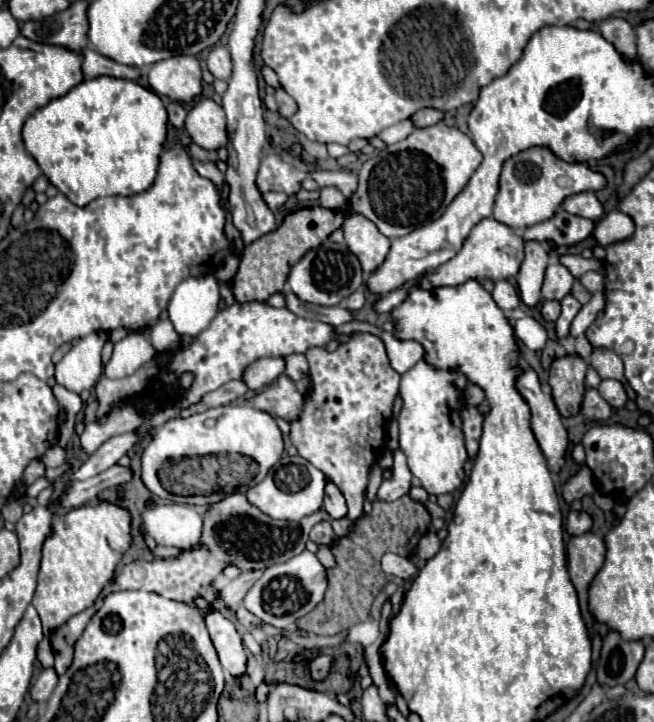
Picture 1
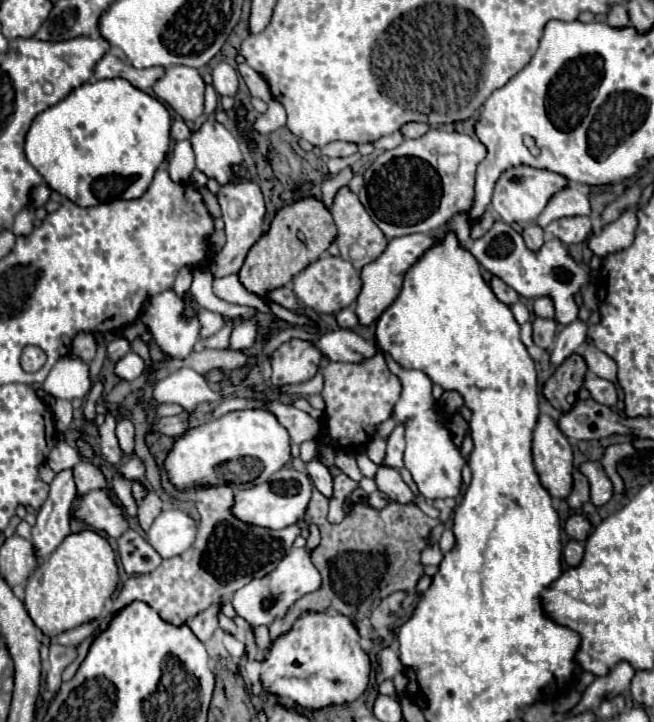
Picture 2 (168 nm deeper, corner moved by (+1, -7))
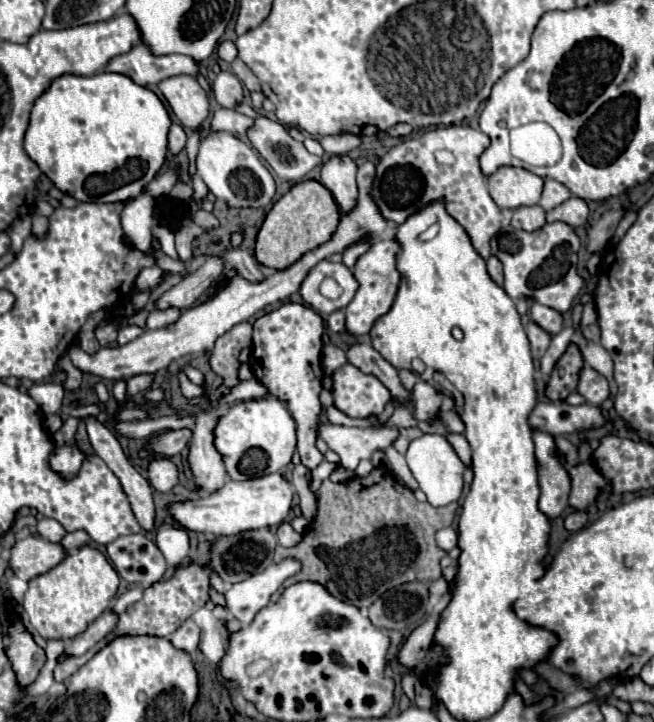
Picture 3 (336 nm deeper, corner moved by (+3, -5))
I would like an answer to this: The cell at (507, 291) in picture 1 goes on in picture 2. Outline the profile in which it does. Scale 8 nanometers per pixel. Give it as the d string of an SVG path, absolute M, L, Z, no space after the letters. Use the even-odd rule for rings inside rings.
M492 277L492 281L490 281L490 287L492 287L492 291L494 291L494 295L502 301L502 303L506 303L506 305L512 305L512 303L516 303L518 301L518 293L512 289L512 287L508 287L502 279L498 279L498 277Z

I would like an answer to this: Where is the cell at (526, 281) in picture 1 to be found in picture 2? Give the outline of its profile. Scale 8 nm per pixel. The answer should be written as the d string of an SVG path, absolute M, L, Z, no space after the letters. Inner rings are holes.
M530 223L530 225L526 225L522 229L522 237L524 237L526 245L532 251L538 251L542 247L542 243L544 243L544 229L540 225L536 225L536 223Z

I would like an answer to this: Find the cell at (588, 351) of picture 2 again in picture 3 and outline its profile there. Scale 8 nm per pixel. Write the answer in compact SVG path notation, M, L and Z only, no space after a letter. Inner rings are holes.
M576 329L572 341L580 347L580 353L582 353L586 365L590 365L592 369L596 369L598 373L602 373L606 377L609 383L610 394L611 396L615 396L618 386L613 377L614 363L612 357L610 357L610 353L602 345L584 339L584 335L582 335L580 329Z

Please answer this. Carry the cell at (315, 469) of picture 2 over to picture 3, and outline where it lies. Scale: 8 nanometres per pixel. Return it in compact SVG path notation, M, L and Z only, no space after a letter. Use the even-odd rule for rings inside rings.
M286 303L280 309L260 317L254 323L254 341L252 341L252 357L250 367L260 383L264 383L270 391L270 397L276 397L286 403L298 433L298 453L302 465L308 469L316 469L324 459L316 449L316 433L314 425L318 425L318 415L322 413L322 405L318 401L318 393L322 389L322 317L300 303Z

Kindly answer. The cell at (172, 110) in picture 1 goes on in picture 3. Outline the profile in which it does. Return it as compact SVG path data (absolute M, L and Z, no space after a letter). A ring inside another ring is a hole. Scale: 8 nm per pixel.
M174 123L170 127L170 133L168 133L168 147L180 151L180 149L184 149L184 145L186 145L186 133L184 133L182 125Z

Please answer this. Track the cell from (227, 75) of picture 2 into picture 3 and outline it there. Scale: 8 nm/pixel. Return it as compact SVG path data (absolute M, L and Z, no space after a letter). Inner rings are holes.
M220 71L216 75L216 79L212 83L212 91L214 91L216 101L222 107L228 107L228 109L232 109L234 105L242 103L242 99L244 99L244 95L242 95L242 83L230 71Z

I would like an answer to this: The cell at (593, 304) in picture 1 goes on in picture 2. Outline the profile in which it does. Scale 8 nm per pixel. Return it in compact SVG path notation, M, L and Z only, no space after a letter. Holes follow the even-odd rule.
M576 319L570 325L566 325L560 335L556 337L554 349L550 351L550 365L558 367L568 355L572 355L584 341L586 341L586 323Z

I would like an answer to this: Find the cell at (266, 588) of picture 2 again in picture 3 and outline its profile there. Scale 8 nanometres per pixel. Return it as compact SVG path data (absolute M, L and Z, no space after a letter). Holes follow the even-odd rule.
M286 557L280 563L272 563L266 571L232 585L226 591L226 607L228 611L246 627L254 621L256 613L270 603L270 597L278 591L278 587L288 579L302 571L302 563L296 557Z

